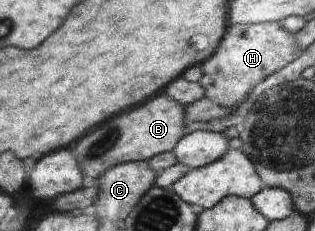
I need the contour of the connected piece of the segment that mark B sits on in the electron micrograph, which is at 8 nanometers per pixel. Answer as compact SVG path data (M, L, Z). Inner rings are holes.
M158 93L154 101L146 101L146 105L130 109L130 113L114 117L114 121L106 121L102 129L94 129L94 133L82 137L82 141L78 141L78 145L74 147L82 173L97 180L117 165L126 162L147 162L158 154L172 151L183 136L185 112L182 102L176 101L166 93Z

